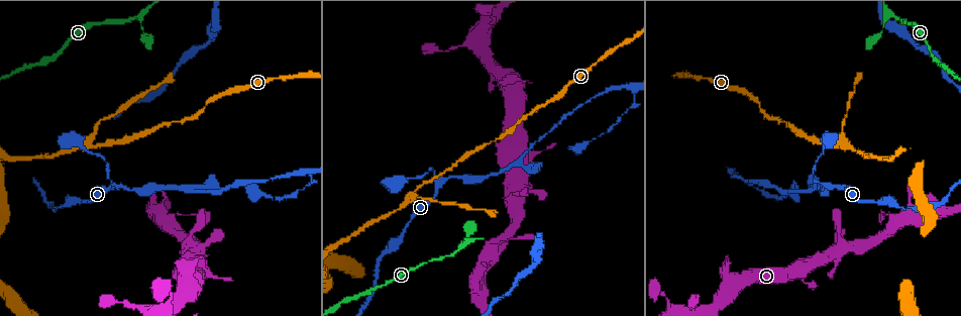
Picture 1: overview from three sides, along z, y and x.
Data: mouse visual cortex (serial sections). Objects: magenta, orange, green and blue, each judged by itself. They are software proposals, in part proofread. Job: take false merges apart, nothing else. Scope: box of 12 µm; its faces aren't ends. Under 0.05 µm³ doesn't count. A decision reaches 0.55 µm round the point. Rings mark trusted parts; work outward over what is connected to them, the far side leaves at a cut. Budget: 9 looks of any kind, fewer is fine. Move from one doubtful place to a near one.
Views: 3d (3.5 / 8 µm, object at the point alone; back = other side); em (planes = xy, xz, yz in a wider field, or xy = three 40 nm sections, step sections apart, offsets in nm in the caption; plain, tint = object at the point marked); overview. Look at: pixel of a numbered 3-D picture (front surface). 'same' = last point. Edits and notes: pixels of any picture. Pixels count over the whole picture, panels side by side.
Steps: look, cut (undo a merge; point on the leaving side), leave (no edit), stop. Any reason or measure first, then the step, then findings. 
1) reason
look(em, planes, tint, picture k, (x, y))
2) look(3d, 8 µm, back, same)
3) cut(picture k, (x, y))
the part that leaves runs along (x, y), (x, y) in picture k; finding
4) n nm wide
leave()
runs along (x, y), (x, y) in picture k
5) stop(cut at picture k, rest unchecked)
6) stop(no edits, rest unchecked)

sharp bend
look(3d, 3.5 µm, picture 1, (732, 284))

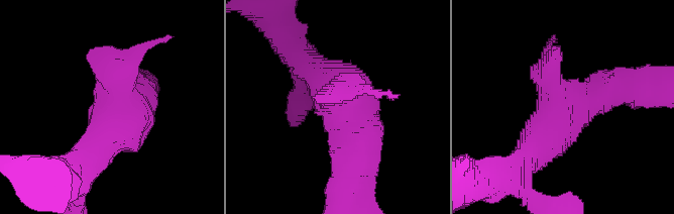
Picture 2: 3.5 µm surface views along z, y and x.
need the tissue
look(em, planes, plain, picture 2, (118, 109))

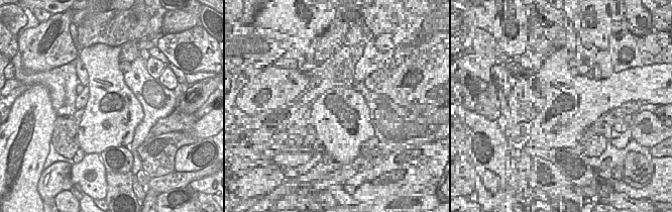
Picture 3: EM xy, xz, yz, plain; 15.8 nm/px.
look(em, planes, tint, same)

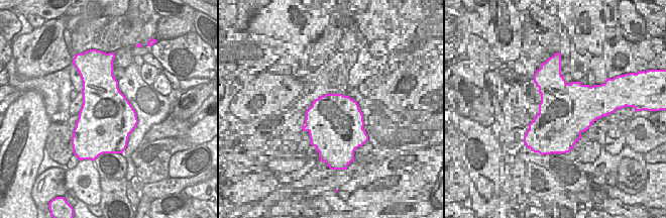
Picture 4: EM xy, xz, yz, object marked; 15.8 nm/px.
leave()
runs along (624, 87), (570, 105), (529, 157) in picture 2; all the same cell

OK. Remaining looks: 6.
arms part here
look(3d, 3.5 µm, picture 1, (442, 182))

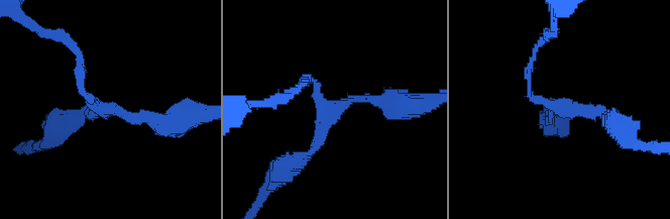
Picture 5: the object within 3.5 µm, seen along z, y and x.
3 arms; arms of 100, 150, 200 nm; need the tissue
look(em, planes, tint, picture 5, (334, 115))

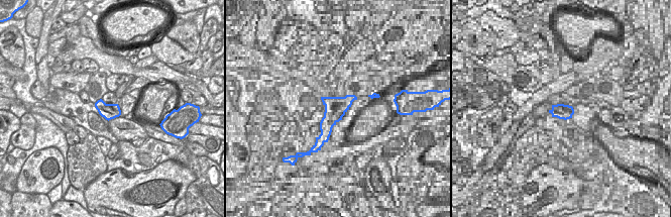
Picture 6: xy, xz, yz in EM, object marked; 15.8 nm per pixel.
leave()
runs along (295, 160), (347, 101), (394, 101) in picture 5; one cell here

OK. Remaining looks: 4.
branch point
look(3d, 3.5 µm, picture 1, (410, 194))

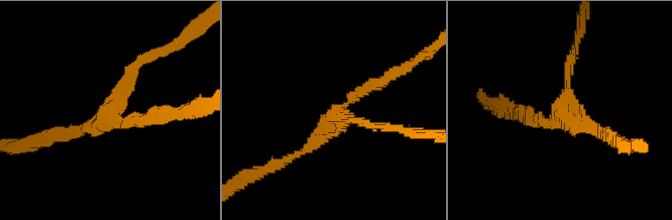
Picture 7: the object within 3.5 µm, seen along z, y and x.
3 arms; arms of 150, 150, 200 nm; need the tissue
look(em, planes, tint, picture 7, (335, 116))

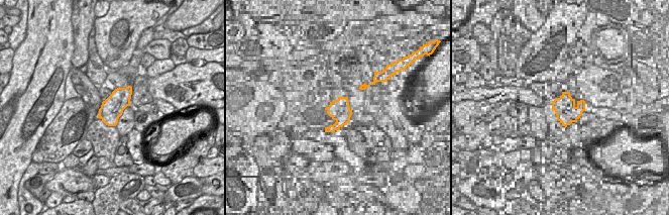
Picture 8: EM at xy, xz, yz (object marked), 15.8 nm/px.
360 nm wide
leave()
runs along (386, 77), (291, 156) in picture 7; continuous, no second cell

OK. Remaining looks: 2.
a fork
look(3d, 3.5 µm, picture 1, (887, 15))

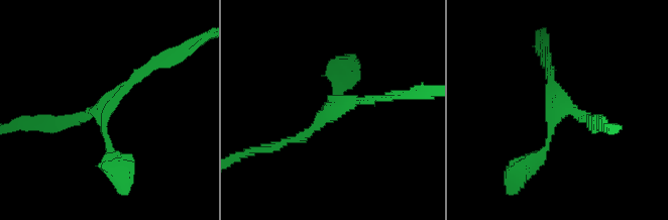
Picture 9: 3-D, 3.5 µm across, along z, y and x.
arms of 150, 150, 150 nm
leave()
runs along (274, 147), (318, 124), (342, 80) in picture 9; all the same cell

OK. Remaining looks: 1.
stop(no edits, rest unchecked)

